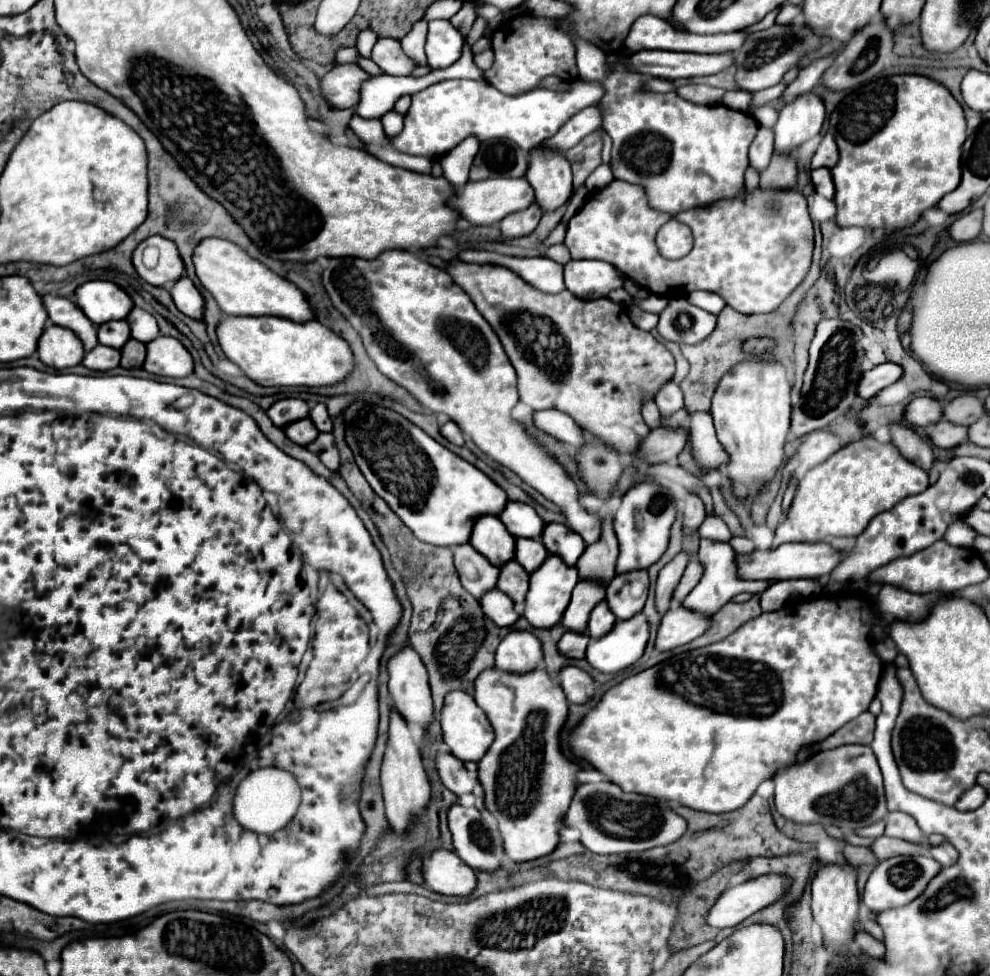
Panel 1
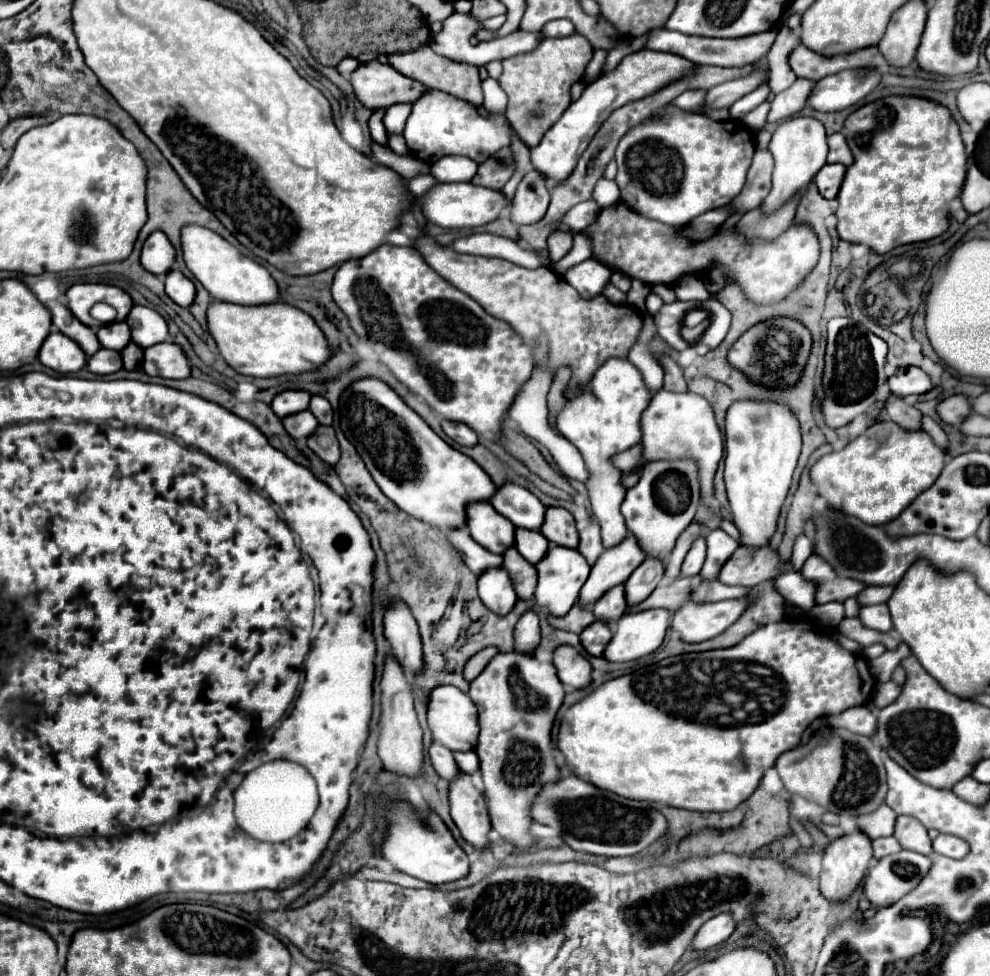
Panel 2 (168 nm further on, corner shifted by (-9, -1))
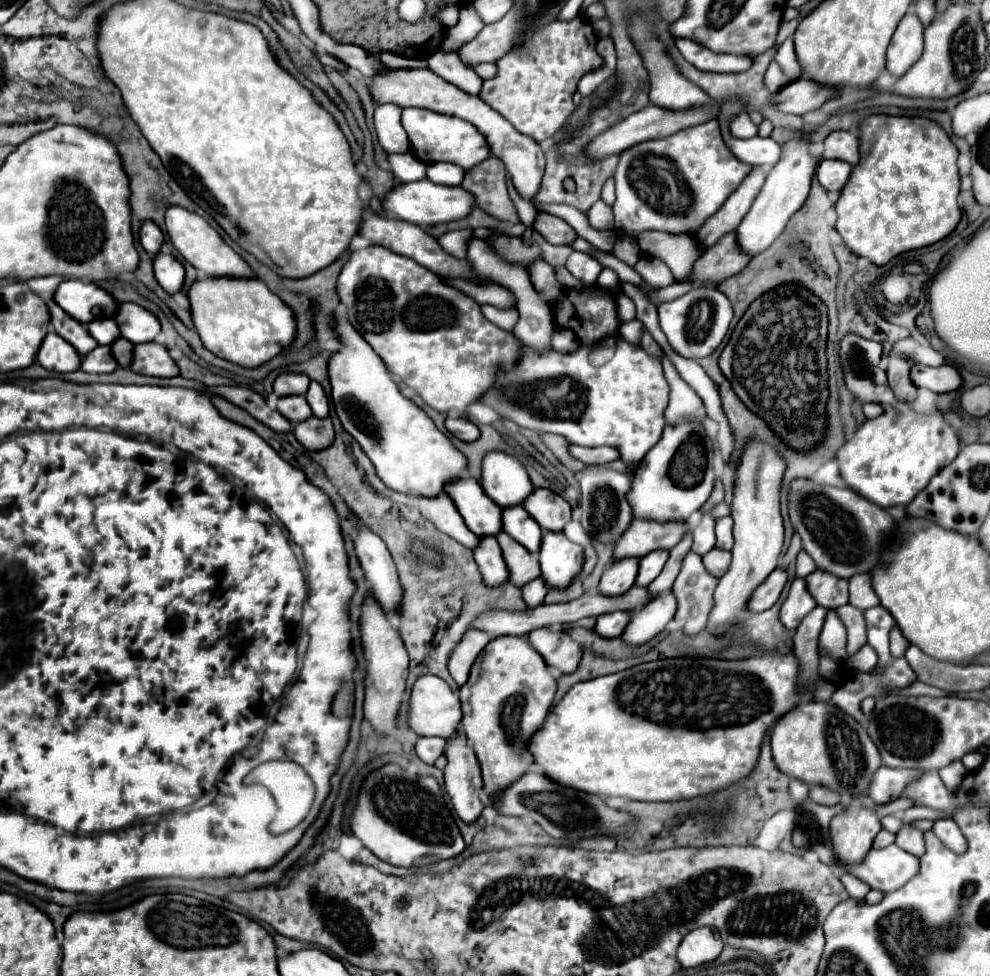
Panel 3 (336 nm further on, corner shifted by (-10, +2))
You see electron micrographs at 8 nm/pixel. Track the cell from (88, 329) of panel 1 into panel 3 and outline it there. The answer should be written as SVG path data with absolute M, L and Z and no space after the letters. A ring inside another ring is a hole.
M48 300L46 306L50 310L50 324L54 326L56 334L62 336L68 344L72 344L80 356L86 356L98 346L98 342L88 334L86 326L68 316L54 300Z

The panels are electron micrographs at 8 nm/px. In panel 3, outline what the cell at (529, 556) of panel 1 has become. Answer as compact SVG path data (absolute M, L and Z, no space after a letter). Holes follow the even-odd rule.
M510 506L502 510L502 530L518 540L528 552L538 552L542 528L538 528L538 522L534 522L534 518L522 506Z

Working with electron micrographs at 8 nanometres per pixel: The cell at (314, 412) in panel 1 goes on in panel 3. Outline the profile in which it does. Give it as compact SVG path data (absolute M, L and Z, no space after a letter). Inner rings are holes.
M312 380L310 388L308 388L308 392L304 396L306 396L306 400L308 400L310 408L312 408L312 414L316 418L326 418L328 416L328 398L326 398L326 394L324 394L324 390L322 390L322 386L318 382Z

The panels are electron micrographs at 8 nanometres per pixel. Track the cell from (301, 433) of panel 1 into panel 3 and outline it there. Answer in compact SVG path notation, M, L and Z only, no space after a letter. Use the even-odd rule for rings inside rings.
M282 396L278 398L278 412L290 418L294 424L310 418L310 406L304 396Z

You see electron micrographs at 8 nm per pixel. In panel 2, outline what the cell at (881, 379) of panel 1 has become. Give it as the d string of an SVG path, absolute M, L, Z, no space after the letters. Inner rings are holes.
M899 367L895 375L887 379L889 391L897 397L905 395L921 395L933 387L929 375L919 367Z

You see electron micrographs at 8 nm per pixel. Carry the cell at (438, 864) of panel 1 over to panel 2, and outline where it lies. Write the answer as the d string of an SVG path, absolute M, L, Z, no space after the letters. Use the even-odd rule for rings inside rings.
M399 801L395 807L389 807L389 835L383 843L383 857L397 865L399 871L423 879L431 885L445 885L459 881L469 875L469 857L467 853L457 845L445 823L435 815L429 813L427 821L423 823L413 807L405 801Z

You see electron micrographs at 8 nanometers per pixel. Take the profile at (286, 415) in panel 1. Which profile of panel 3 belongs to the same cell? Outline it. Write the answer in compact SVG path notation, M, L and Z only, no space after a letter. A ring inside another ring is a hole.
M284 372L274 380L274 394L276 396L292 396L292 394L304 394L310 384L310 378L306 374L294 374Z

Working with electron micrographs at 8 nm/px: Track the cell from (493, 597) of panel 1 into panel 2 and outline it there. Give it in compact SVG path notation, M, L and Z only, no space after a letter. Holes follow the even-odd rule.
M493 569L479 577L479 597L497 615L507 615L515 607L517 593L513 591L513 585L509 583L509 575L505 575L505 569Z

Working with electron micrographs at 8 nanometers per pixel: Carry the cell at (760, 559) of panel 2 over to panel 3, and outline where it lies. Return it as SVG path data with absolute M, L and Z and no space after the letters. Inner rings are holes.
M712 548L710 552L706 552L704 556L702 556L702 562L704 562L704 566L706 566L706 570L712 574L712 576L716 576L716 578L720 578L724 572L726 572L726 568L730 566L730 552L724 552L724 550L720 550L720 548Z

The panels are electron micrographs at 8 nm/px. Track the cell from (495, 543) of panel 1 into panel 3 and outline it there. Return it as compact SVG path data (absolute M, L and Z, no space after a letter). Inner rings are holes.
M456 478L444 484L444 490L476 536L496 536L502 530L502 508L482 492L474 478Z

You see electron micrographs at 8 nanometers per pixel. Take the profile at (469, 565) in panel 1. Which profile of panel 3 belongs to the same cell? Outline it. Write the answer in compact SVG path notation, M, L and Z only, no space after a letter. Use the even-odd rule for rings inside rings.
M438 494L432 498L418 496L416 504L422 516L434 522L438 530L446 532L448 536L452 536L454 540L458 540L462 546L470 550L476 548L478 536L474 536L474 532L470 532L466 524L462 524L462 516L458 516L458 510L454 508L454 504L450 504L450 498L446 494Z

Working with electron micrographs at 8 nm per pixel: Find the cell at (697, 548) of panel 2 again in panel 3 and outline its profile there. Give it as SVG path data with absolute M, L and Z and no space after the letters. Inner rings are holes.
M702 514L700 524L692 530L694 536L694 552L698 552L700 556L704 556L710 548L714 548L716 544L716 536L714 536L714 518L710 514Z

